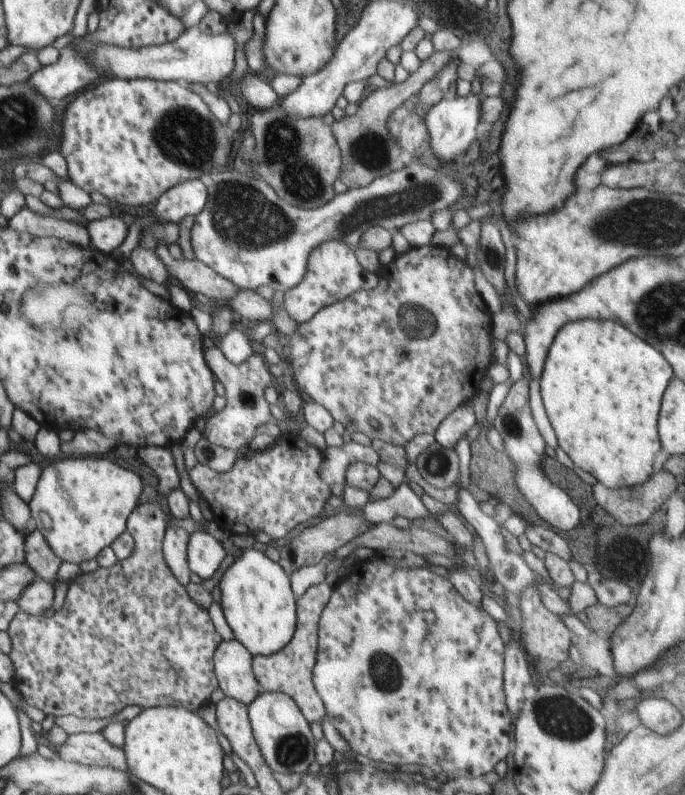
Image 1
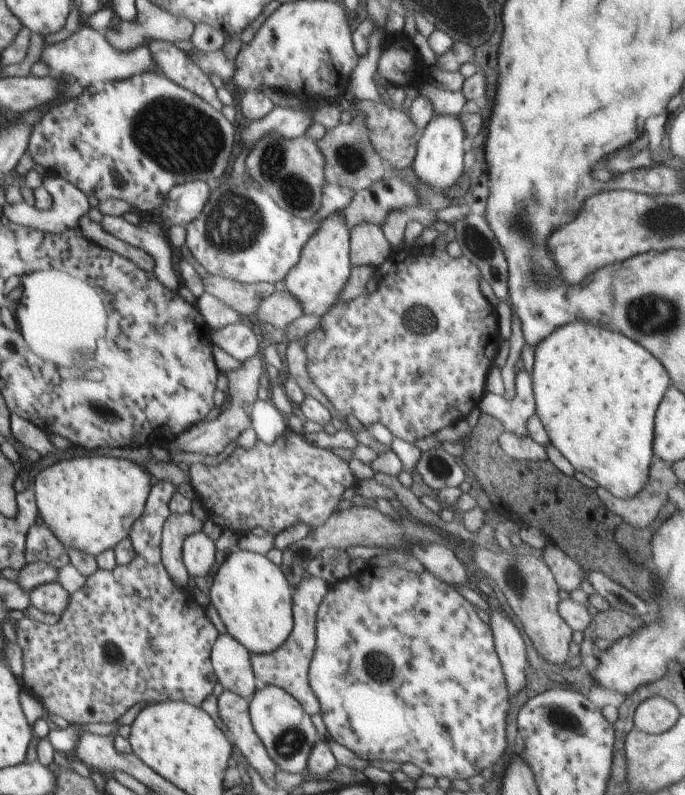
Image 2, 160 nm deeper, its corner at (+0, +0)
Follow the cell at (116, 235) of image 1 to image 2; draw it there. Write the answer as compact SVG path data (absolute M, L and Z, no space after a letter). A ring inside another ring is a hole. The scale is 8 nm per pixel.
M105 215L100 224L122 242L149 253L155 259L153 273L156 278L167 288L178 291L180 280L172 267L171 244L156 222L142 219L141 223L132 224L124 220L124 217Z

